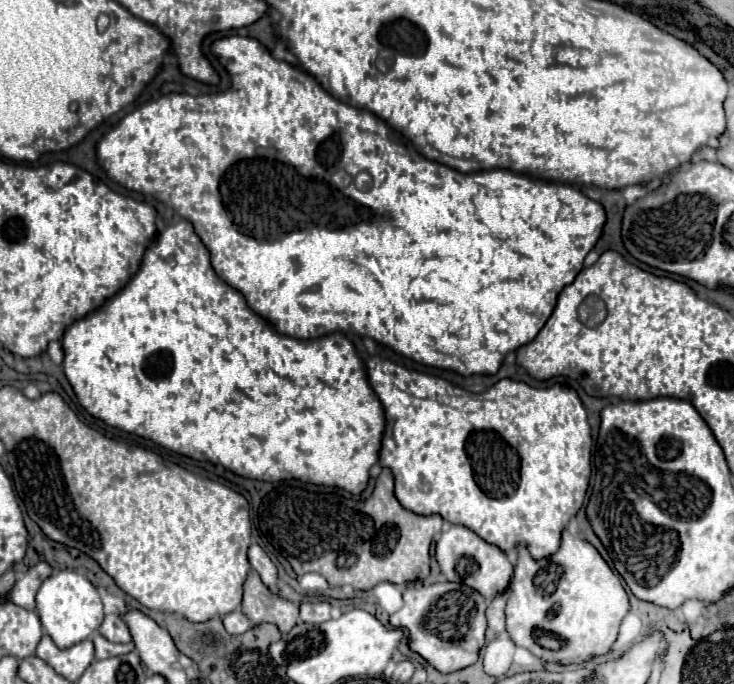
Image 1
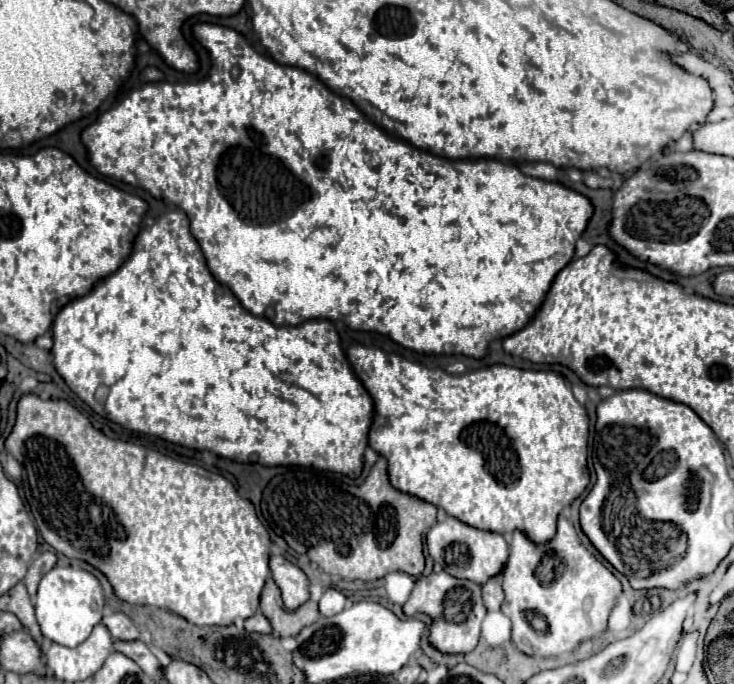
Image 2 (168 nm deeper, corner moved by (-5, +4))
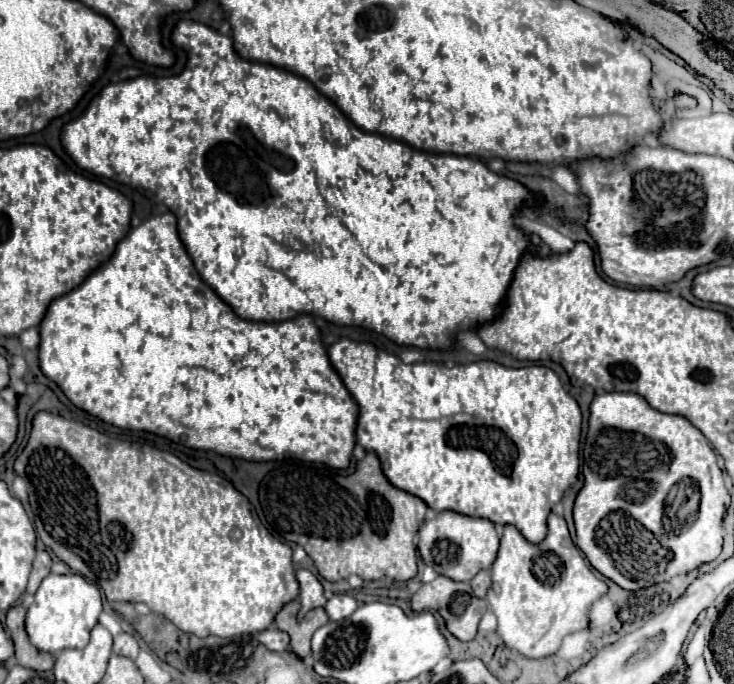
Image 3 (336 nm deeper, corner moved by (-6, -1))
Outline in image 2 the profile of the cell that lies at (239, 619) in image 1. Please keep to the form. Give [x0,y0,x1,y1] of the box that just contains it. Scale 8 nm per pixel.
[245,612,273,634]

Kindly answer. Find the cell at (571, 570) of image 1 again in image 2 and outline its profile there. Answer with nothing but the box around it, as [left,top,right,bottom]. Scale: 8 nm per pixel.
[501,516,621,656]

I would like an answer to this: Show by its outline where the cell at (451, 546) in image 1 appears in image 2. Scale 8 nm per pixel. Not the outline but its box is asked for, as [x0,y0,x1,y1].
[425,516,509,584]

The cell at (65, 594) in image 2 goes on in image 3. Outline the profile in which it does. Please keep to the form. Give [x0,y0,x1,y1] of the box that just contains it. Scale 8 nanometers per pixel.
[26,573,102,653]

